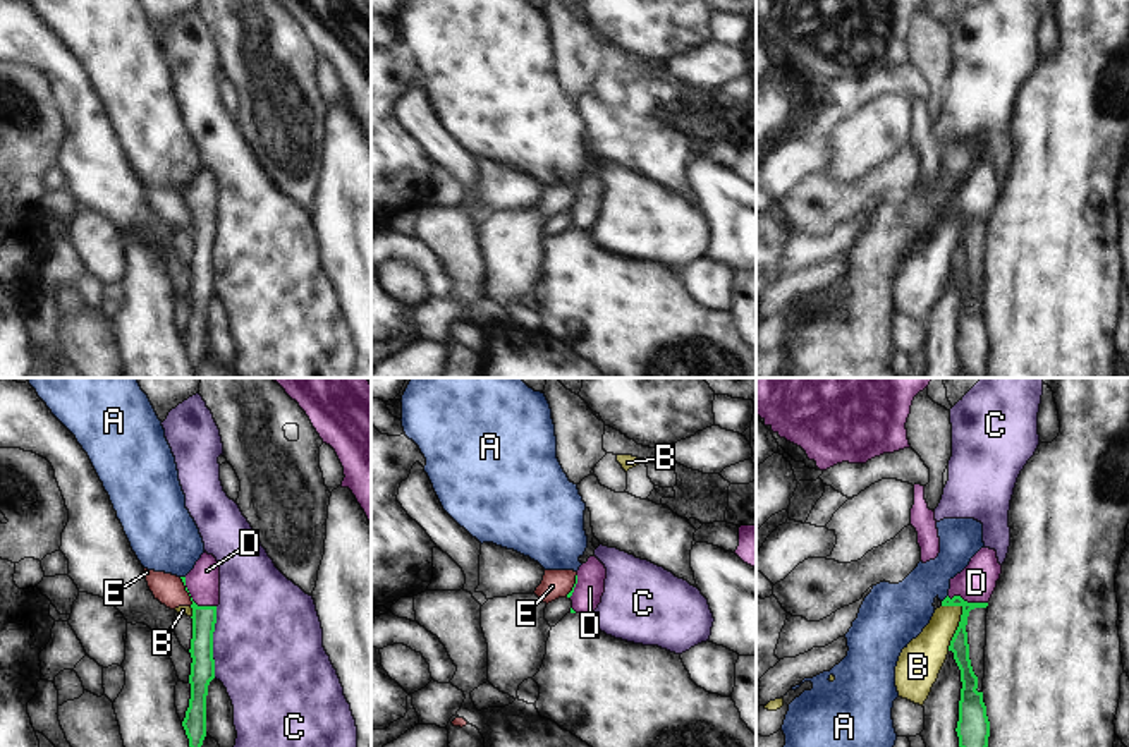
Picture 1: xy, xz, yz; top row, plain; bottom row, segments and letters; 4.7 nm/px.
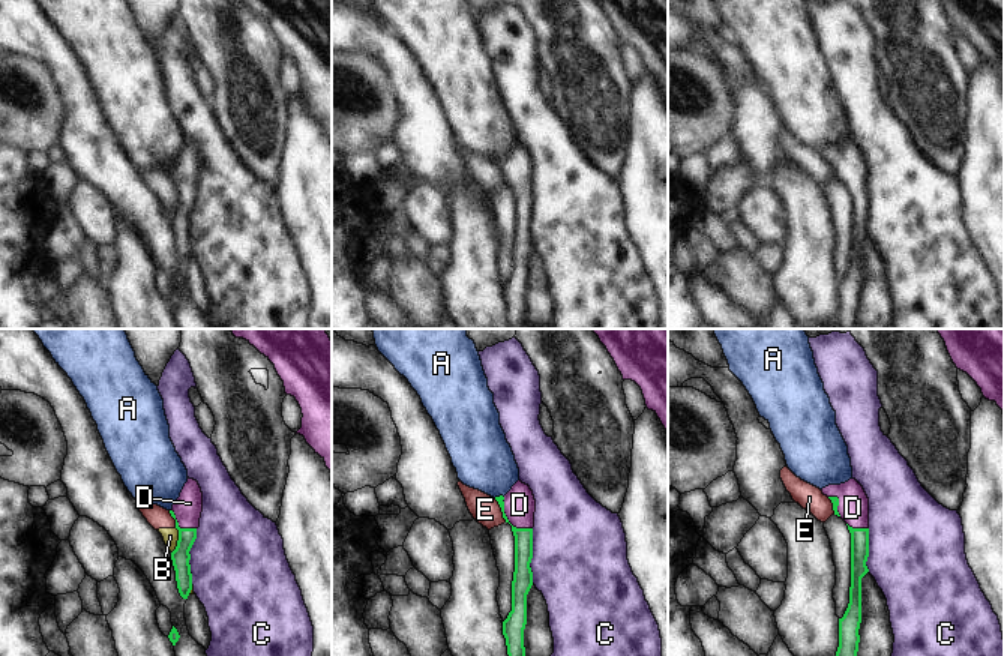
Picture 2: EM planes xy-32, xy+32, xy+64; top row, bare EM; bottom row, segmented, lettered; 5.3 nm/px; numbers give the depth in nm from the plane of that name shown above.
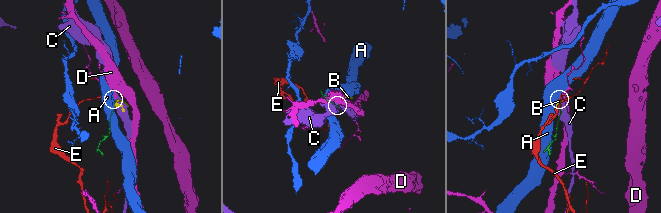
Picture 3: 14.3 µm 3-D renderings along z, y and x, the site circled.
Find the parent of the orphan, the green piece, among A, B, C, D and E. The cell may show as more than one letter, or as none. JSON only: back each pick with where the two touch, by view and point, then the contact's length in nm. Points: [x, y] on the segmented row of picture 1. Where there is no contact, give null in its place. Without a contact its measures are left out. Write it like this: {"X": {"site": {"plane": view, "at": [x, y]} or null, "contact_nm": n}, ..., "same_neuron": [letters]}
{"D": {"site": {"plane": "xy", "at": [191, 600]}, "contact_nm": 200}, "same_neuron": ["D"]}

